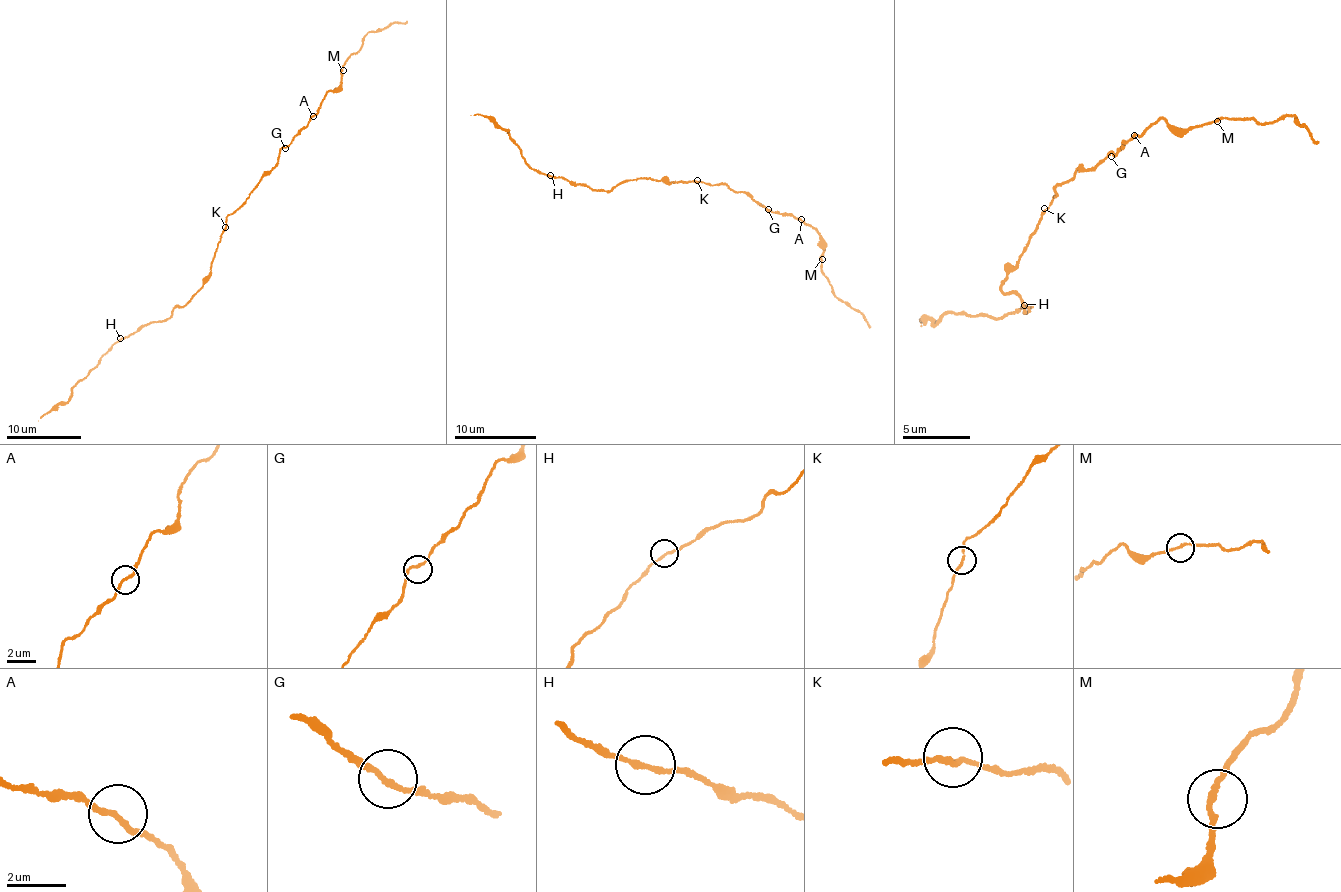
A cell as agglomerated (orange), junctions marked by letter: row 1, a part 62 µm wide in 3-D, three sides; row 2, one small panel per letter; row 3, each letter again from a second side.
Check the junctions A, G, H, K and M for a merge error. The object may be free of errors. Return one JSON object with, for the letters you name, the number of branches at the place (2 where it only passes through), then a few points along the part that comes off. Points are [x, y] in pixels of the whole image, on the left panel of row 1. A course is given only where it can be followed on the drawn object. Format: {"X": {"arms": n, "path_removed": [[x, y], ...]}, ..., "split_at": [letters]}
{"split_at": []}

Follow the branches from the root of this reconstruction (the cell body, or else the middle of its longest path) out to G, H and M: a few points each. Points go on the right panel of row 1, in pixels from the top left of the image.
G: (1044, 211), (1057, 193), (1053, 189), (1073, 178), (1073, 172), (1088, 170), (1111, 156)
H: (1044, 211), (1018, 268), (1006, 275), (1000, 289), (1021, 297), (1027, 312), (1031, 303), (1025, 304)
M: (1044, 211), (1057, 193), (1053, 189), (1073, 178), (1073, 172), (1088, 170), (1161, 120), (1189, 131), (1217, 121)

